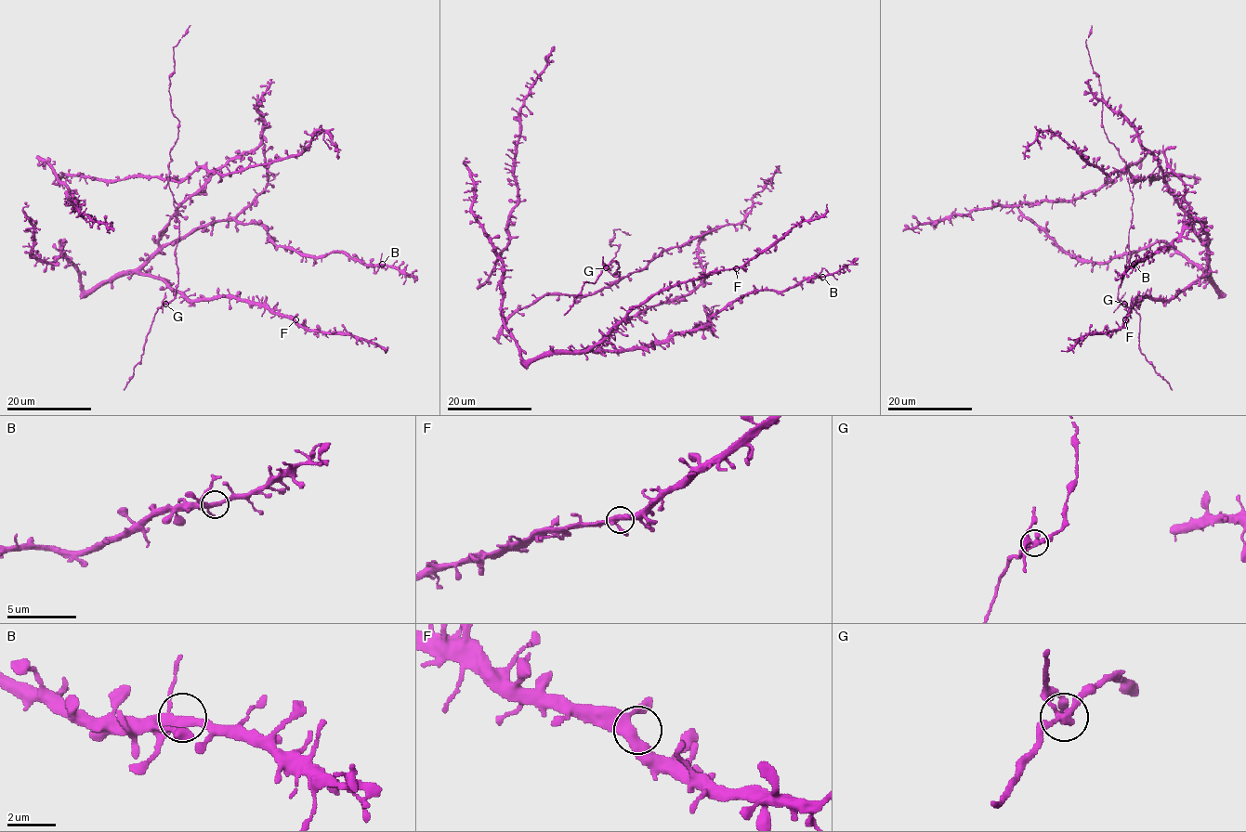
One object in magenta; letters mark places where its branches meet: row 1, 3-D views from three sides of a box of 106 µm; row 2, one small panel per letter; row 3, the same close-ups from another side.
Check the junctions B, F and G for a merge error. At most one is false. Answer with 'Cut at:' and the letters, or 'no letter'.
Cut at: G

